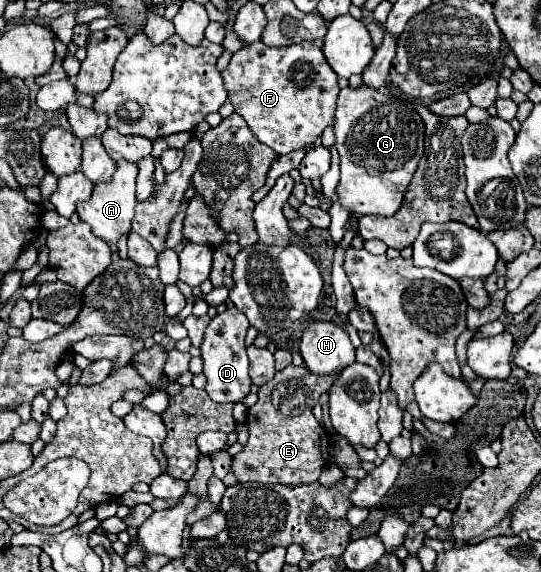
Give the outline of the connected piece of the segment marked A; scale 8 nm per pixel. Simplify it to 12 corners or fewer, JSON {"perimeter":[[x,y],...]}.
{"perimeter":[[117,161],[77,205],[81,221],[107,243],[131,231],[137,165]]}

